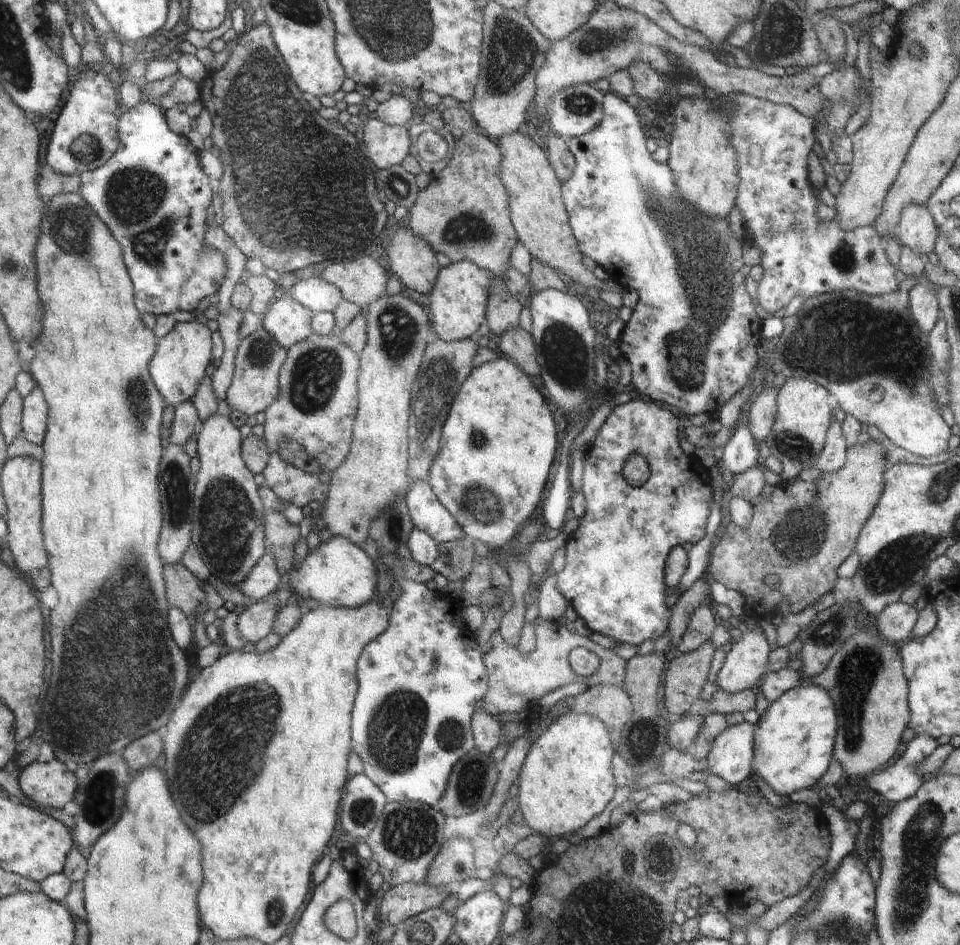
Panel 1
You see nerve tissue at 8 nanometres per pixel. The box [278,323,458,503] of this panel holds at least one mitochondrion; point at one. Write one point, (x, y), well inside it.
(316, 374)

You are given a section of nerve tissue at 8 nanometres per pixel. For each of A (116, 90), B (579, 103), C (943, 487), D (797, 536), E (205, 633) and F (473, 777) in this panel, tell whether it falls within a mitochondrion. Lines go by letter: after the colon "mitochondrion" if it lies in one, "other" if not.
A: other
B: mitochondrion
C: mitochondrion
D: mitochondrion
E: other
F: mitochondrion

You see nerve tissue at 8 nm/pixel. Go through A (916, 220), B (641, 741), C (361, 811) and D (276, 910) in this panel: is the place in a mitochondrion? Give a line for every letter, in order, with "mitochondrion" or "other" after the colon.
A: other
B: mitochondrion
C: mitochondrion
D: mitochondrion

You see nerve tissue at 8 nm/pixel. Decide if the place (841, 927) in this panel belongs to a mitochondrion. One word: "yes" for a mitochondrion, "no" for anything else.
no

